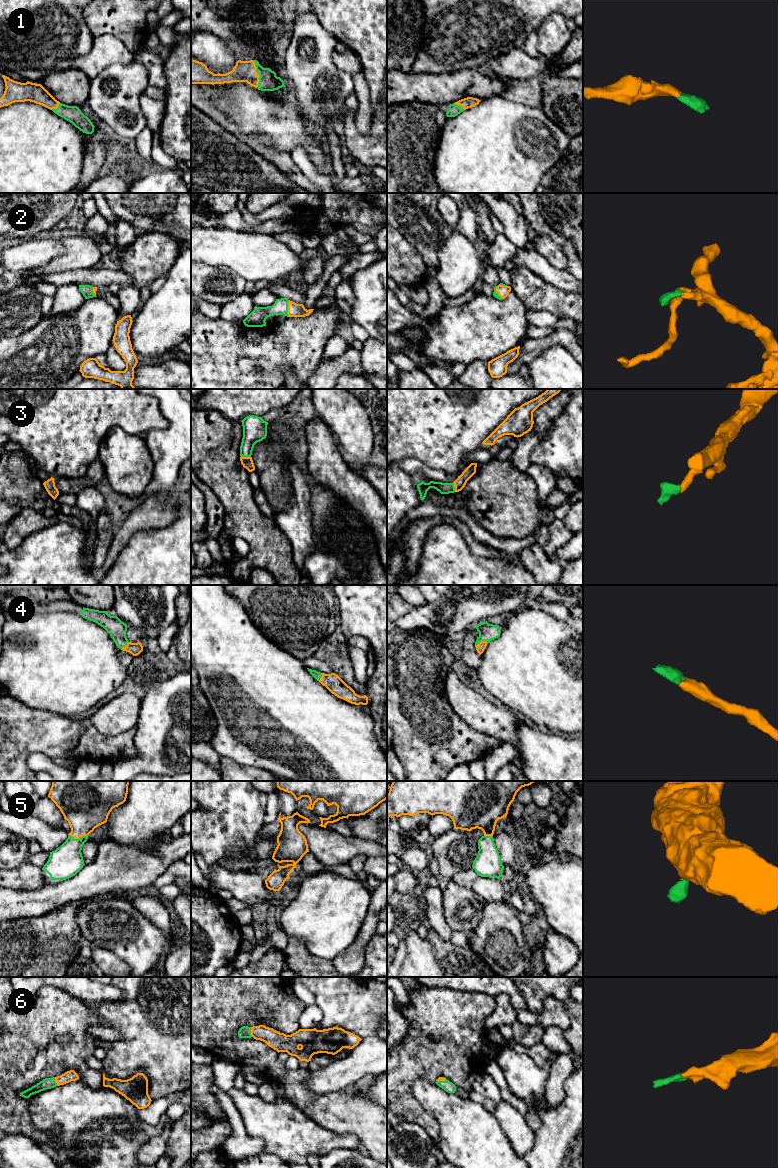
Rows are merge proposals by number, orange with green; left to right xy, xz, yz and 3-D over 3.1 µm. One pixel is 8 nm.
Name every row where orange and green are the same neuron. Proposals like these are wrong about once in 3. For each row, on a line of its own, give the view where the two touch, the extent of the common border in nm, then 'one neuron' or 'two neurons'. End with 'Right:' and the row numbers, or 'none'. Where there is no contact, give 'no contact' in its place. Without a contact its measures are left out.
1: meets orange in xz; contact 220 nm long; one neuron
2: meets orange in xz; contact 140 nm long; one neuron
3: meets orange in xz; contact 80 nm long; one neuron
4: meets orange in yz; contact 110 nm long; one neuron
5: meets orange in xy; contact 160 nm long; one neuron
6: meets orange in xz; contact 80 nm long; one neuron
Right: 1, 2, 3, 4, 5, 6

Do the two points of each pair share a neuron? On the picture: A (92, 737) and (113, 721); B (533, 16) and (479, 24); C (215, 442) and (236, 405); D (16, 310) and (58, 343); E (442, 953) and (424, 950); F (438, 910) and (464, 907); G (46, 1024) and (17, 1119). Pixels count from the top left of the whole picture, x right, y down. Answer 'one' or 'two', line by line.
A: two
B: one
C: two
D: two
E: two
F: two
G: one

